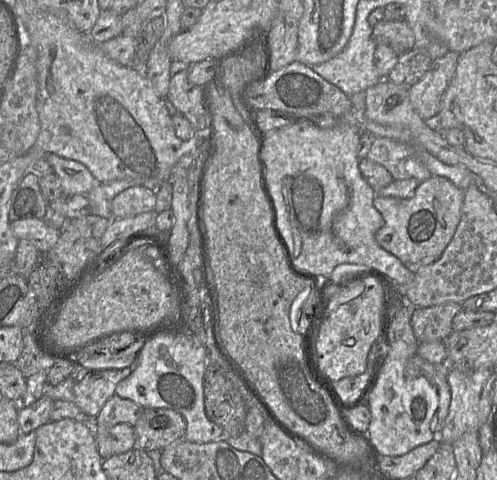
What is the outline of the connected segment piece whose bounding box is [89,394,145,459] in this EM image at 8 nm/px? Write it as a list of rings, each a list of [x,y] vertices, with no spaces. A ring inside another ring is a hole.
[[[114,394],[105,403],[101,411],[93,420],[93,436],[96,447],[102,459],[114,455],[112,453],[110,429],[119,424],[127,423],[132,426],[144,412],[144,407]]]

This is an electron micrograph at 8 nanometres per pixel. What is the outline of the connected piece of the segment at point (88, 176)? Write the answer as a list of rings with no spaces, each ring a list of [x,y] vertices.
[[[48,153],[45,158],[61,179],[63,194],[66,196],[88,194],[98,183],[91,172],[78,161],[53,153]]]

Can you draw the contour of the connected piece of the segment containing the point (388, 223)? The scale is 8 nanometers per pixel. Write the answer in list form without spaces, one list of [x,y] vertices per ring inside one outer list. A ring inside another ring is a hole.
[[[433,175],[419,184],[412,198],[376,194],[373,205],[384,219],[384,225],[375,234],[377,243],[416,273],[437,261],[450,243],[461,219],[464,195],[464,190],[447,178]]]

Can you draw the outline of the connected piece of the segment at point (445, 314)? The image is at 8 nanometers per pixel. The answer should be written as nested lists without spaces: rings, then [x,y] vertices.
[[[456,302],[414,308],[411,325],[418,343],[445,341],[452,332],[452,320],[460,310],[461,304]]]

